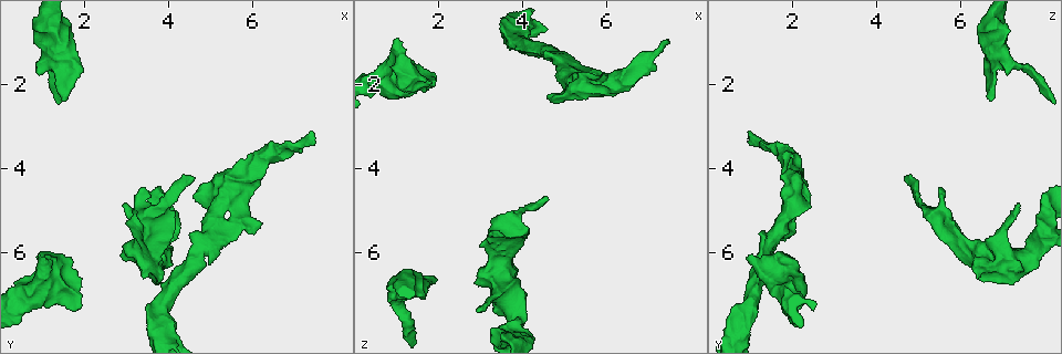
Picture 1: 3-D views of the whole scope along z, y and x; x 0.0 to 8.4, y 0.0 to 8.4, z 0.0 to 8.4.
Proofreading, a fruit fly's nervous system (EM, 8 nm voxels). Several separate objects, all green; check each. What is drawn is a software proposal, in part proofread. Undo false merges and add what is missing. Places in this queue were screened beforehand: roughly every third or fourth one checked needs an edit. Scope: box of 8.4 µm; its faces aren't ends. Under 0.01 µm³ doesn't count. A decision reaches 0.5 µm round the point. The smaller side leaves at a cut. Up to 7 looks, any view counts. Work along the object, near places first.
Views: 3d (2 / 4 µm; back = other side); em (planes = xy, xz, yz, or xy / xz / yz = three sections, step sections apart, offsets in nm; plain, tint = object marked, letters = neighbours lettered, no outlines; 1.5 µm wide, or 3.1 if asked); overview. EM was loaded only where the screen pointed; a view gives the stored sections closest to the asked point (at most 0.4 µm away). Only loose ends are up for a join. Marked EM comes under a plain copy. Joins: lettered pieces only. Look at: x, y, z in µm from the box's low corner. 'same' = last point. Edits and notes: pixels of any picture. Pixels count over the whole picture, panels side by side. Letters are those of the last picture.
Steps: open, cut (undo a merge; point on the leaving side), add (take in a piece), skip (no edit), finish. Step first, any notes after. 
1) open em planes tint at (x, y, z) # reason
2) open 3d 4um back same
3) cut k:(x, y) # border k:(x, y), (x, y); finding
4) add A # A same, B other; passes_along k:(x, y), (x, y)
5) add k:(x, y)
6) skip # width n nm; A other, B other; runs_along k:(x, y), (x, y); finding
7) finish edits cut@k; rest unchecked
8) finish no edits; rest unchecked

open 3d 2um at (7.40, 3.15, 0.95) # branch stops here

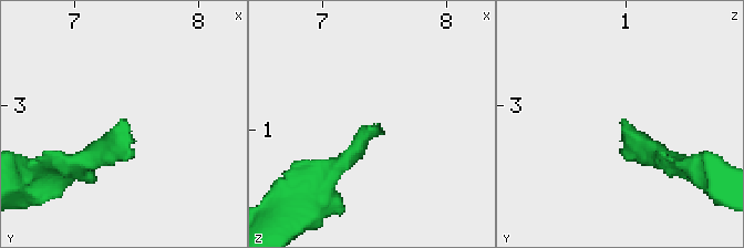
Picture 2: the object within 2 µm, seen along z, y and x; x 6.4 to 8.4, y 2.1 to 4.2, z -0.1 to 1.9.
open em planes letters at (7.38, 3.10, 0.96) # now the EM

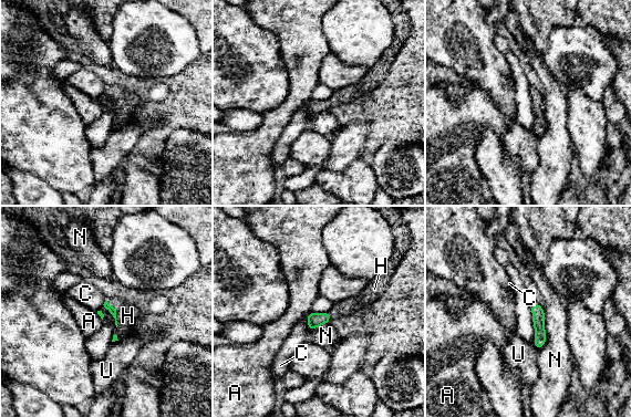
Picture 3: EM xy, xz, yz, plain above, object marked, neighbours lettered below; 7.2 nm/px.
add H # A other, C other, H same, N other, U other; passes_along 3:(106, 305), (115, 314), (127, 315); it goes on there

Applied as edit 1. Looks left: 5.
open overview

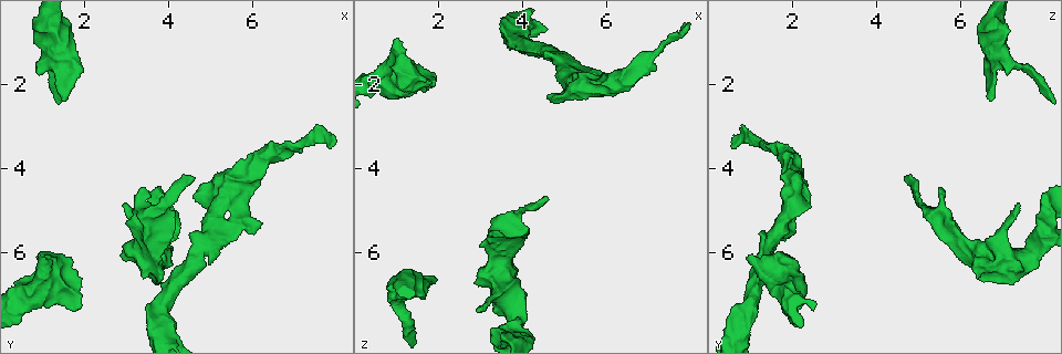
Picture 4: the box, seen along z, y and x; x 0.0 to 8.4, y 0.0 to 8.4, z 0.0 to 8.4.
open 3d 4um at (3.50, 4.55, 5.55) # an open end

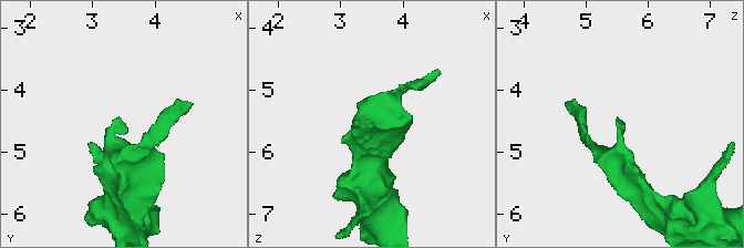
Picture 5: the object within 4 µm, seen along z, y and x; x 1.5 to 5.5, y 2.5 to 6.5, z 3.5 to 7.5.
open em planes tint at (3.50, 4.55, 5.60)

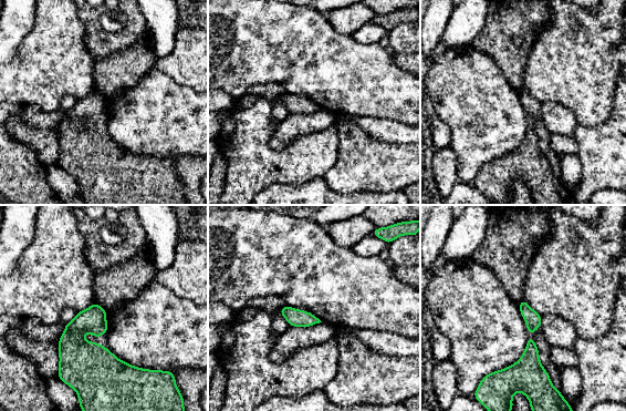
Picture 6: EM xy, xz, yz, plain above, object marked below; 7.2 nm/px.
open em planes letters same # what lies round it

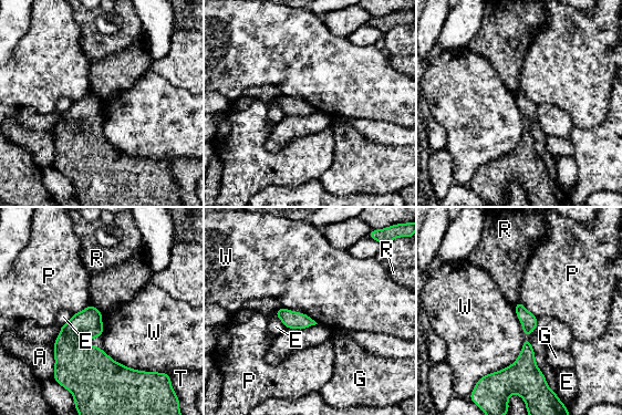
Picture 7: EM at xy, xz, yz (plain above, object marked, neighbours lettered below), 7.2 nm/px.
skip # longest_contact W 380 nm; A other, E other, G other, P other, R other, T other, W other; border 7:(518, 301), (537, 318); no lettered piece goes on from it

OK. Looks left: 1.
open em planes letters at (1.65, 1.65, 6.80) # thick turns thin

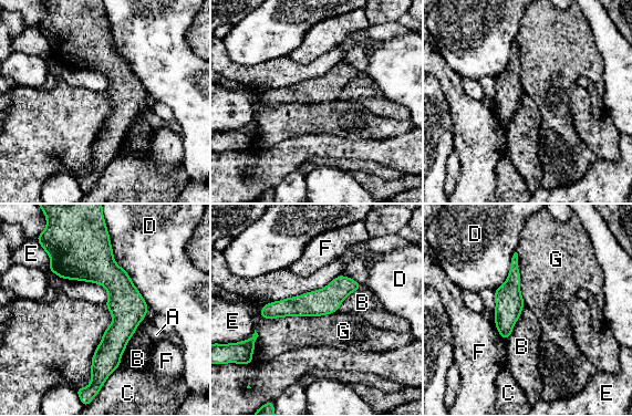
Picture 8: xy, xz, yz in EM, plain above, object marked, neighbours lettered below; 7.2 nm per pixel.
skip # width 20 nm; A other, B other, C other, D other, E other, F other, G other; runs_along 8:(109, 247), (120, 331), (100, 373); one cell here

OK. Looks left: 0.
finish edits add@3; rest unchecked

